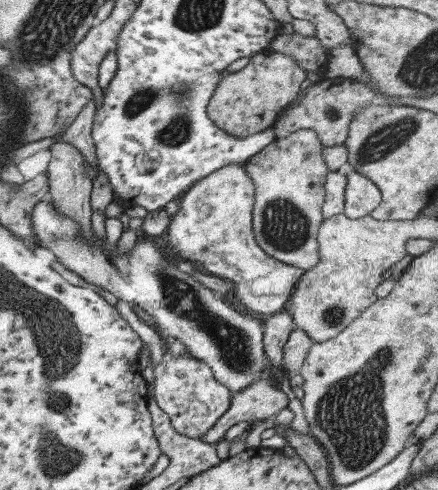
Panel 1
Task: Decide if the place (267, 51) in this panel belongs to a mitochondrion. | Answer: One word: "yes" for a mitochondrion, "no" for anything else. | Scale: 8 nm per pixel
no

